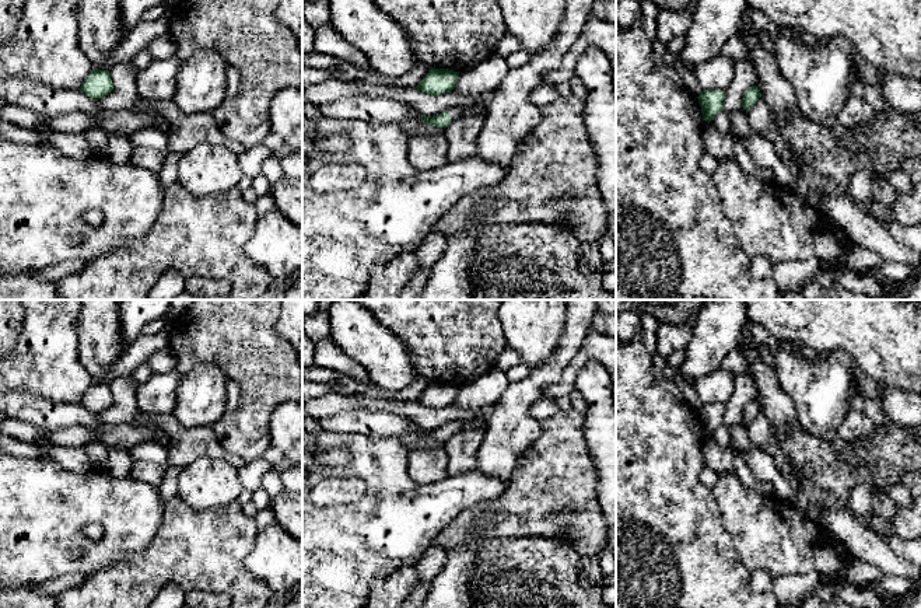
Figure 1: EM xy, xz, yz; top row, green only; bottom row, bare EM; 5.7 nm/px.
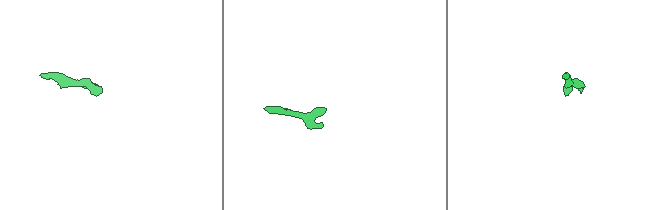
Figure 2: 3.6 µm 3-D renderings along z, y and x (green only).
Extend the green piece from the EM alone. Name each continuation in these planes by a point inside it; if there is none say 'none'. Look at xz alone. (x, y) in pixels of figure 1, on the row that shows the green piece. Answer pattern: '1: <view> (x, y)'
1: xz (455, 112)

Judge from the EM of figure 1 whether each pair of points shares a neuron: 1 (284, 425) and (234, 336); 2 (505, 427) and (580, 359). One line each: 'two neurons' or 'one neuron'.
1: two neurons
2: two neurons

